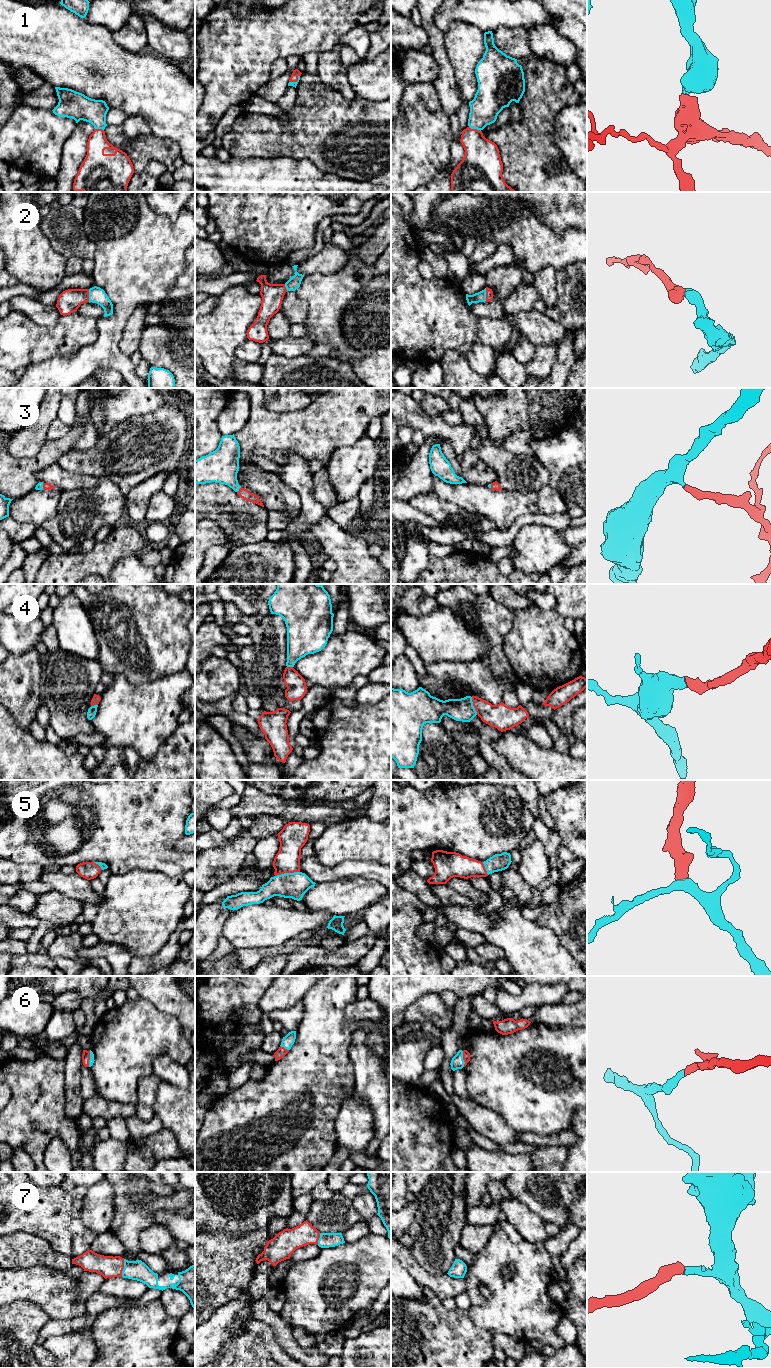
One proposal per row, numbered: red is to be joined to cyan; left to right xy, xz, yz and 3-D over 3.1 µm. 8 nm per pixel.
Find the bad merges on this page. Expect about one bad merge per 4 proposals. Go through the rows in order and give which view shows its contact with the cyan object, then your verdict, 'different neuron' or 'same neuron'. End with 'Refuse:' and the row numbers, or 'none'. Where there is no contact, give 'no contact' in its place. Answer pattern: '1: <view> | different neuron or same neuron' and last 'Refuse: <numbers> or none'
1: yz | same neuron
2: yz | same neuron
3: xz | same neuron
4: yz | same neuron
5: xz | same neuron
6: xy | same neuron
7: xy | same neuron
Refuse: none

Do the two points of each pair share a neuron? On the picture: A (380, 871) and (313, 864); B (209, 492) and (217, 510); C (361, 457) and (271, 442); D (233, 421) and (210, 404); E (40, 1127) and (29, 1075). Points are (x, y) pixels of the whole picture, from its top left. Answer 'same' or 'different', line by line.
A: same
B: same
C: different
D: different
E: same

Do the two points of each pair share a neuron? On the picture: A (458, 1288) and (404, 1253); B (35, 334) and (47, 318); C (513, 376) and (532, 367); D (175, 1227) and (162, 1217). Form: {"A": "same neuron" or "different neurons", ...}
{"A": "same neuron", "B": "different neurons", "C": "different neurons", "D": "same neuron"}

